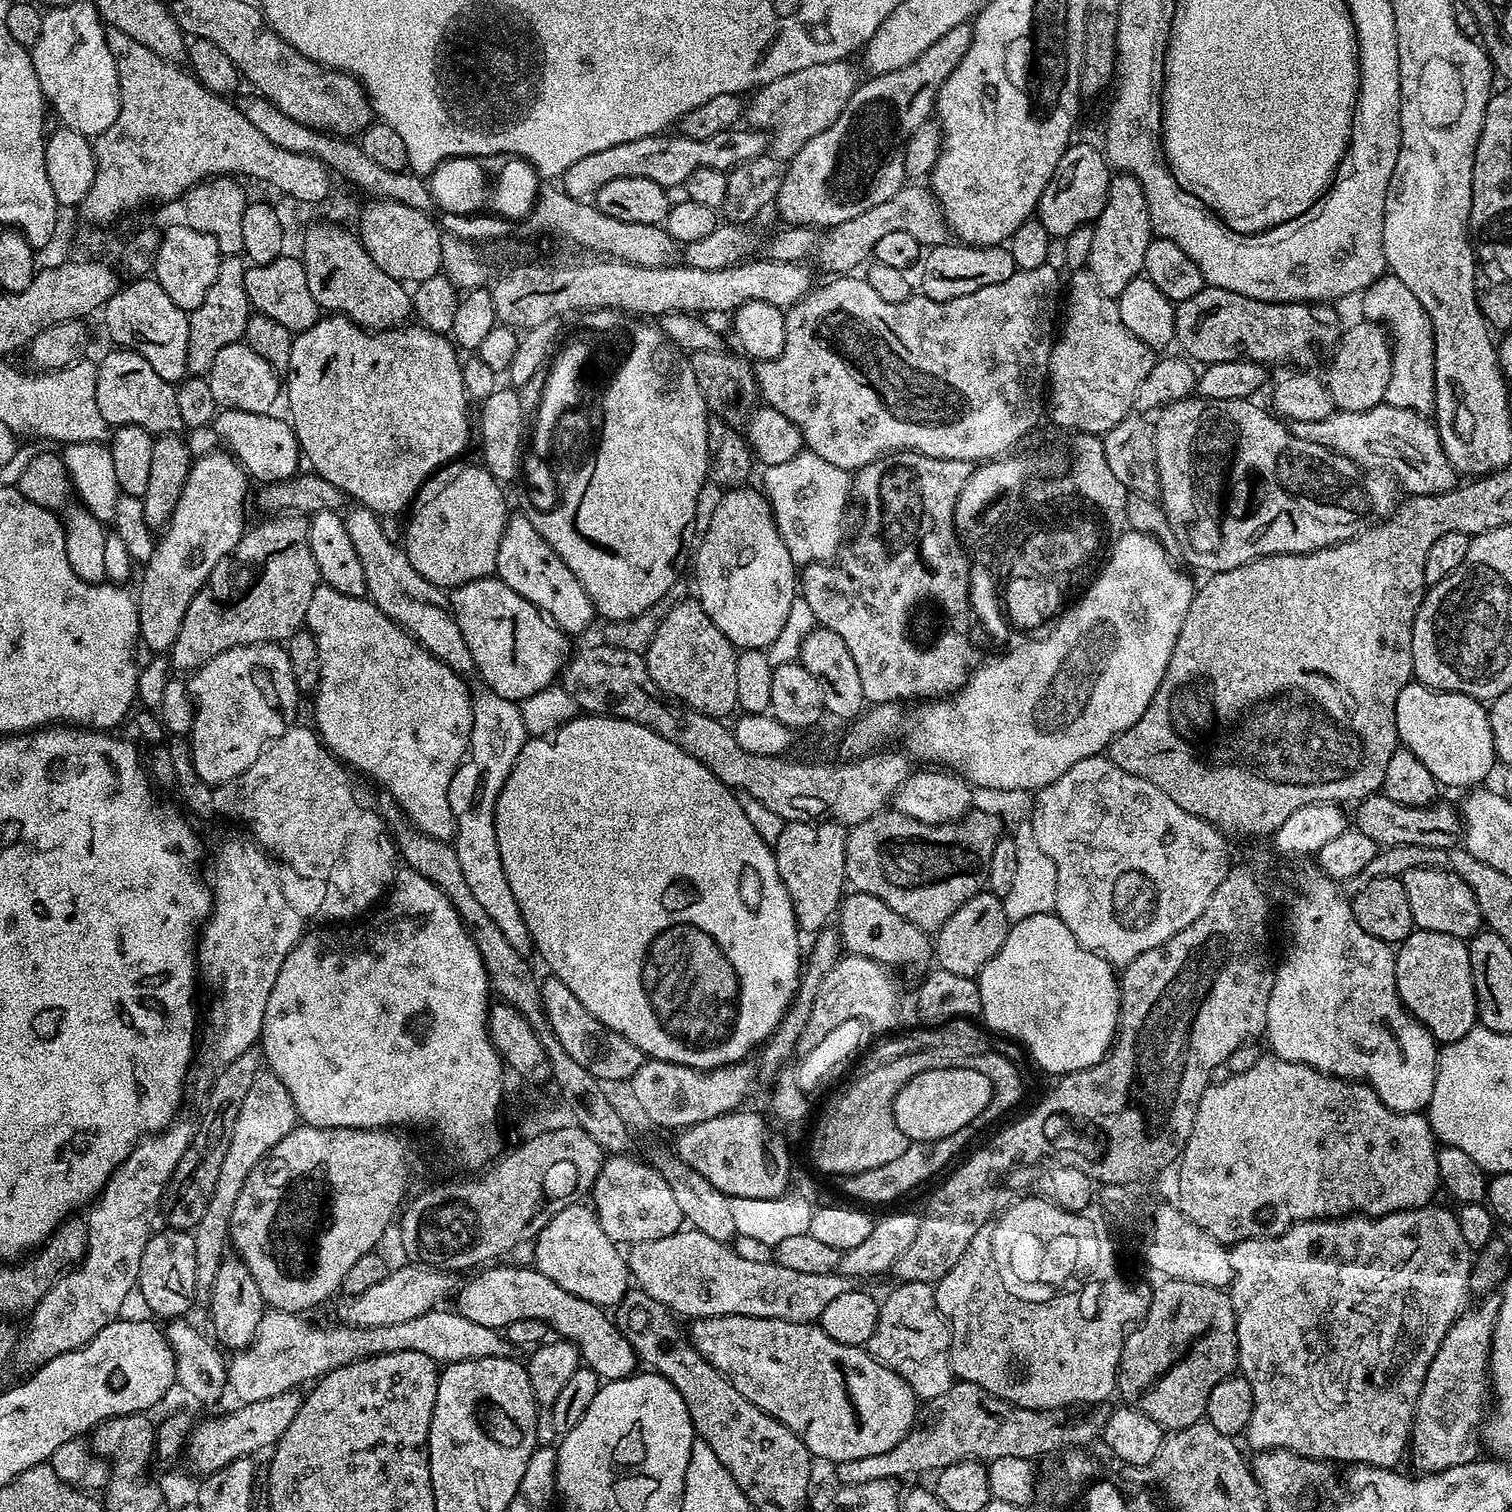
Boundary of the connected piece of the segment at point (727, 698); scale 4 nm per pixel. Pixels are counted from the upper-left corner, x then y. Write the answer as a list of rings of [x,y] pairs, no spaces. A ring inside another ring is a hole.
[[[688,599],[673,603],[660,619],[656,633],[648,643],[647,679],[651,683],[653,680],[661,693],[669,692],[672,695],[669,697],[675,698],[681,705],[698,710],[707,716],[731,717],[738,708],[735,670],[737,649],[733,648],[726,634],[722,634],[722,630],[714,626],[704,607],[695,599]]]

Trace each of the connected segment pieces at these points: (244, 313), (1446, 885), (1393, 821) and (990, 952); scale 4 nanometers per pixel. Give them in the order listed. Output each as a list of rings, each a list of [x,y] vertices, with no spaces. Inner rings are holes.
[[[225,255],[218,266],[218,278],[214,278],[210,290],[206,290],[206,298],[202,298],[197,308],[191,309],[188,318],[188,370],[192,376],[204,376],[214,366],[218,350],[241,343],[244,339],[246,322],[250,315],[250,305],[244,289],[245,267],[245,261],[239,255]]]
[[[1411,868],[1406,870],[1406,874],[1402,879],[1404,881],[1404,889],[1406,890],[1406,898],[1410,898],[1412,923],[1419,931],[1450,934],[1462,941],[1467,941],[1481,931],[1482,921],[1480,919],[1478,902],[1470,890],[1470,886],[1466,886],[1466,882],[1462,882],[1462,878],[1458,878],[1453,872],[1443,868]]]
[[[1382,794],[1369,796],[1359,801],[1360,808],[1354,812],[1355,827],[1366,838],[1370,838],[1377,846],[1391,846],[1393,844],[1413,844],[1414,846],[1426,846],[1427,848],[1453,847],[1452,836],[1459,837],[1462,832],[1462,820],[1448,804],[1432,802],[1427,806],[1407,808],[1404,804],[1394,802]]]
[[[982,890],[974,898],[962,902],[962,906],[958,906],[958,910],[954,910],[954,914],[950,914],[950,918],[946,918],[944,925],[935,933],[935,963],[950,970],[950,974],[979,977],[980,971],[987,966],[990,958],[994,958],[994,954],[1002,950],[1002,942],[1006,942],[1009,927],[1003,899]]]

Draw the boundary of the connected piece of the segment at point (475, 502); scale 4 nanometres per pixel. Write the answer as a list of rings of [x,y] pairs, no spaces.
[[[464,468],[449,484],[444,484],[416,513],[404,532],[402,547],[410,558],[410,566],[422,574],[441,590],[451,590],[471,580],[480,580],[483,576],[491,576],[496,570],[498,546],[502,542],[504,524],[508,521],[510,509],[504,501],[501,481],[496,480],[487,468]]]

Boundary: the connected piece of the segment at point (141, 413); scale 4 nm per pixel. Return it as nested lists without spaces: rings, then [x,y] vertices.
[[[119,346],[111,349],[96,364],[96,401],[105,425],[129,424],[153,434],[176,434],[181,431],[176,388],[158,378],[154,366],[142,354]]]

